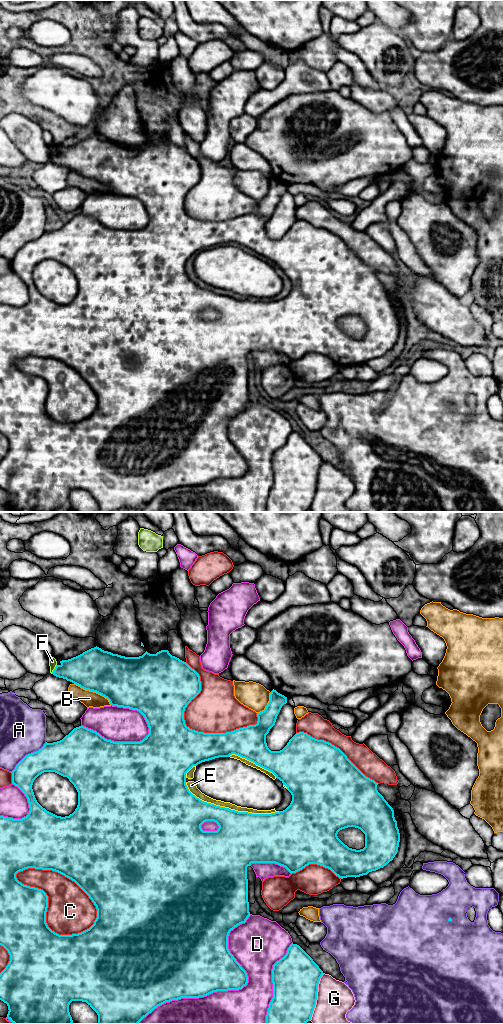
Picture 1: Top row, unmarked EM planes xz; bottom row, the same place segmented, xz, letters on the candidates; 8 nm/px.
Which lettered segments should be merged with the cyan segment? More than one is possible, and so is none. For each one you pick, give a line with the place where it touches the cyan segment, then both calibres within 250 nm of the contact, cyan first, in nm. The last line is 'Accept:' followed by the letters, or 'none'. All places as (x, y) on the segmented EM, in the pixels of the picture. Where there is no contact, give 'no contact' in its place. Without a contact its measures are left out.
Accept: none

